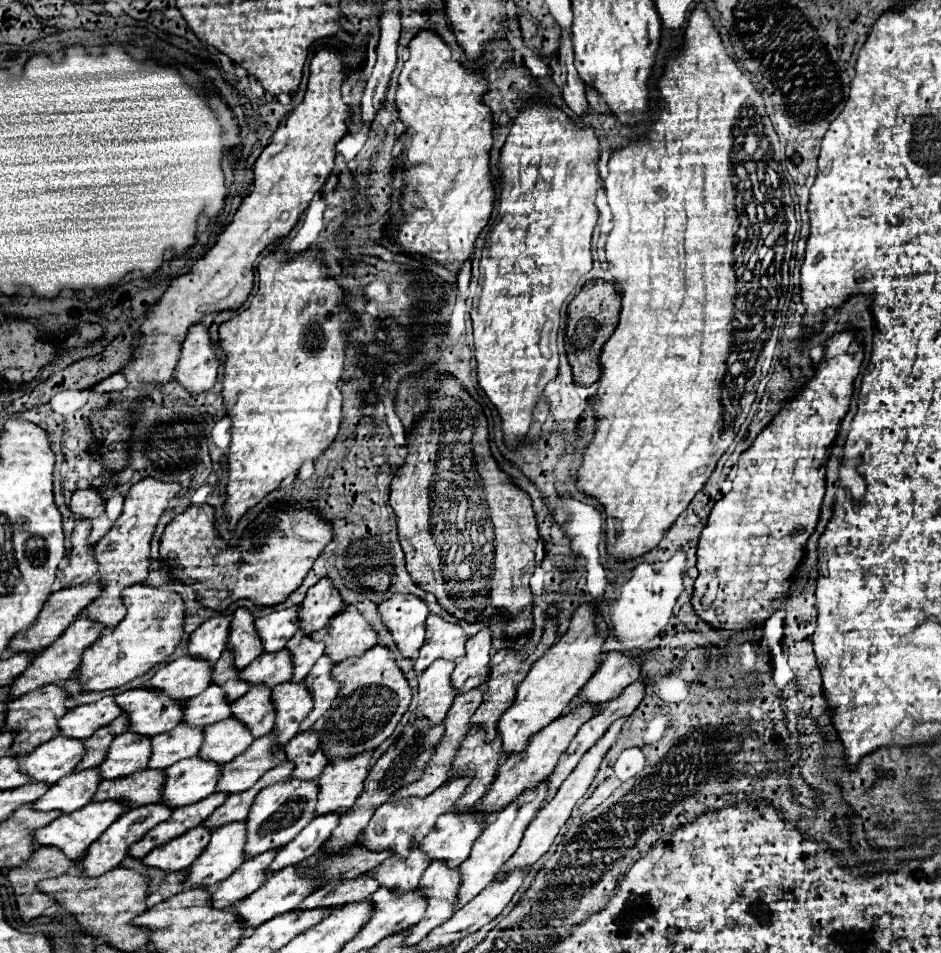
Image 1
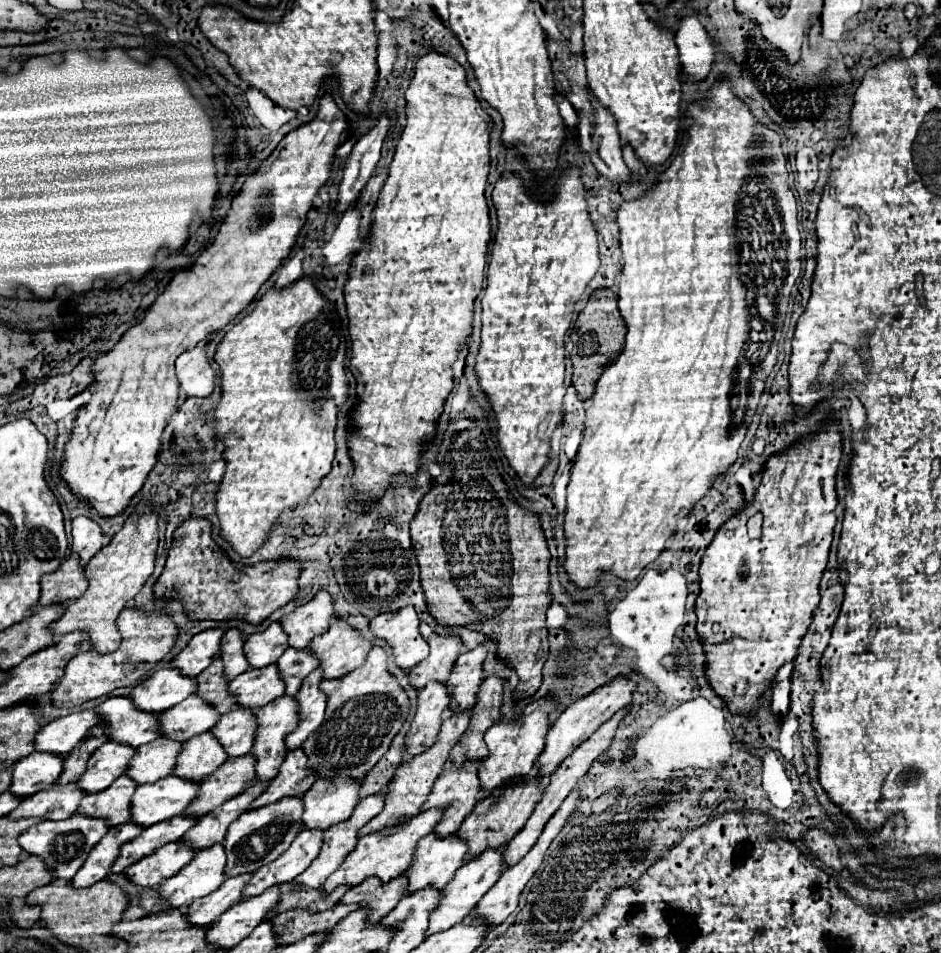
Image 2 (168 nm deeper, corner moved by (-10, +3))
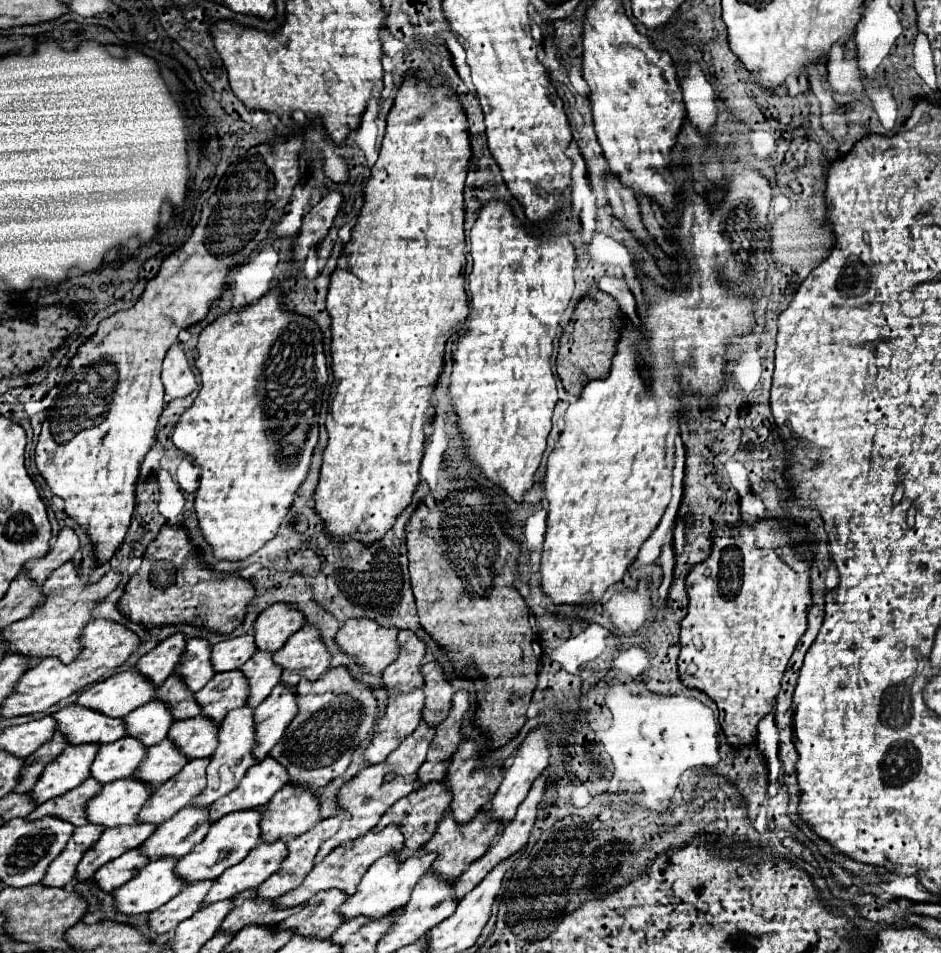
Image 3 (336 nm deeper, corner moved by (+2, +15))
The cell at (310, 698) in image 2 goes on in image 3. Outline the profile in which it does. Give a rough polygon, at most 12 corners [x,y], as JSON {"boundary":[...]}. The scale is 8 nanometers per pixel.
{"boundary":[[275,685],[255,709],[263,759],[279,743],[299,705],[295,689]]}

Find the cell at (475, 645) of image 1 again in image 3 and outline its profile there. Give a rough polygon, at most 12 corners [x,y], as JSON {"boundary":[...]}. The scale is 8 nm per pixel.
{"boundary":[[439,661],[423,665],[423,719],[437,727],[455,689]]}

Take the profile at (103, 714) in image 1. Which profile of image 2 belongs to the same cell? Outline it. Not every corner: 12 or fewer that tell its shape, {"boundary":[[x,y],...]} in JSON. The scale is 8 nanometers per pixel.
{"boundary":[[91,709],[43,725],[35,751],[65,757],[97,723]]}

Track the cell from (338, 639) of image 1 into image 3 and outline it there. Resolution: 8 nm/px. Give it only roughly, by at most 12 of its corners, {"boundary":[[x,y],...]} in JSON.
{"boundary":[[313,623],[303,625],[275,651],[281,681],[317,681],[331,653]]}

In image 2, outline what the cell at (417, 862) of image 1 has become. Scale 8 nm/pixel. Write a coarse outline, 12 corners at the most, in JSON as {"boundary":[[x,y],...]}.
{"boundary":[[377,877],[349,889],[339,903],[369,911],[379,923],[405,895],[407,879]]}

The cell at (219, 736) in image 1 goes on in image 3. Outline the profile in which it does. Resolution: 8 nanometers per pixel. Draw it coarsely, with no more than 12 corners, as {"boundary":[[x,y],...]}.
{"boundary":[[167,737],[149,749],[135,777],[161,785],[187,765]]}

